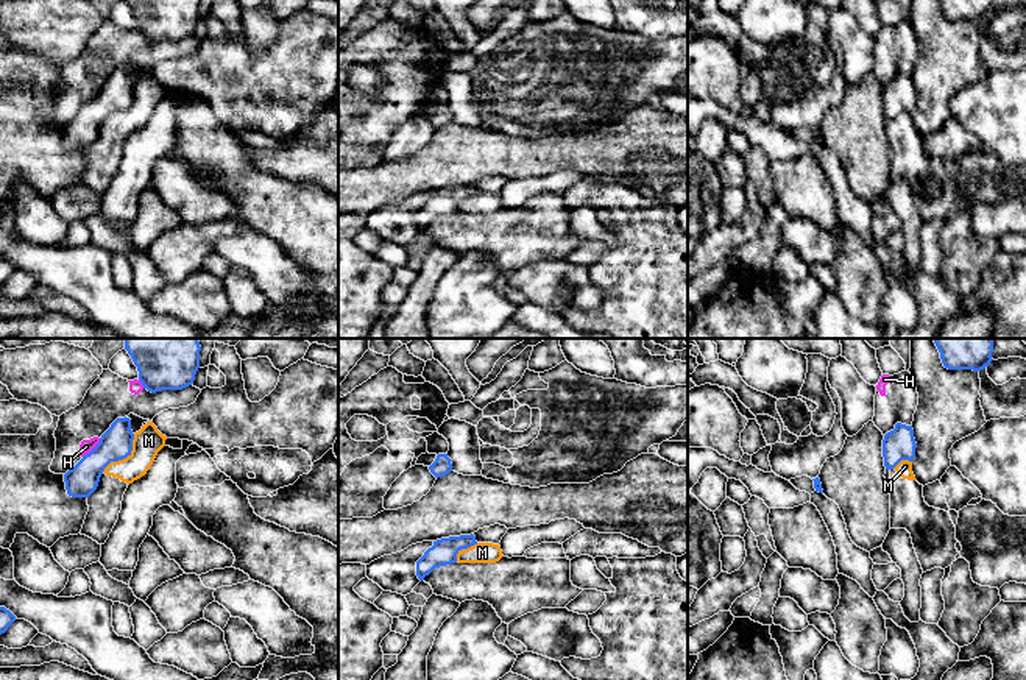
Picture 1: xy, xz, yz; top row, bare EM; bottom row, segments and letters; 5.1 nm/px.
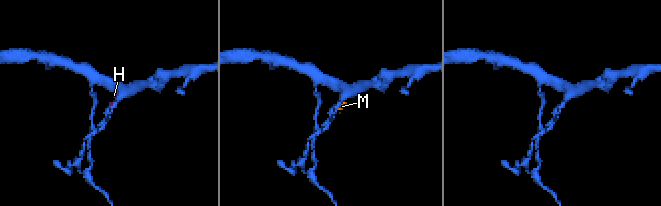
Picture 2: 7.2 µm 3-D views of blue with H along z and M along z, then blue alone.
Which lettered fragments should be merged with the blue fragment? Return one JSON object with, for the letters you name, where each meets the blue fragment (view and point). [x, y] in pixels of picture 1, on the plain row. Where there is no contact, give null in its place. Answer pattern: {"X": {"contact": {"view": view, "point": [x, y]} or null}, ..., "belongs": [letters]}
{"belongs": []}

